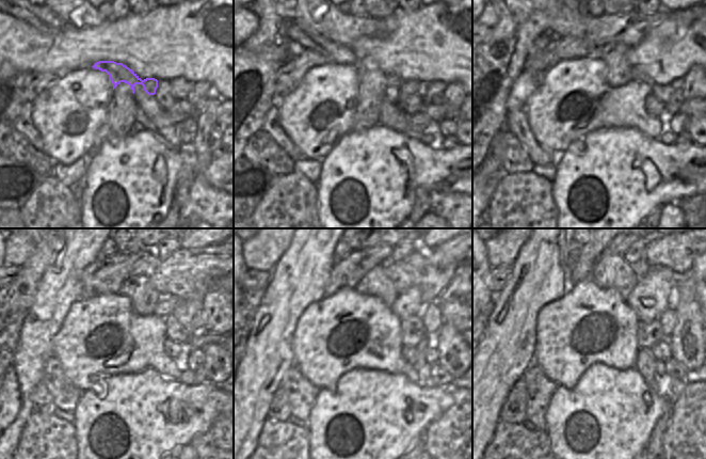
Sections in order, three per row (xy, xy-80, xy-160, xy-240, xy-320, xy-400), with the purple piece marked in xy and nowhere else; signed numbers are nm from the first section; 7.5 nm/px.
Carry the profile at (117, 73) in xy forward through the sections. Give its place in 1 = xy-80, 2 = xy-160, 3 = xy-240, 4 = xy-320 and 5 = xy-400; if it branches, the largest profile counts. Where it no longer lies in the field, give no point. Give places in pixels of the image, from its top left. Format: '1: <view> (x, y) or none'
1: xy-80 (339, 53)
2: xy-160 (638, 74)
3: xy-240 (165, 305)
4: xy-320 (411, 302)
5: xy-400 (654, 293)

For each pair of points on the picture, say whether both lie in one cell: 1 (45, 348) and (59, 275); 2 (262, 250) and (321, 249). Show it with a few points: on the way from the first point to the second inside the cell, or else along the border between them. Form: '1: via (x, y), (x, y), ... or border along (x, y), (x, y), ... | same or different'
1: via (45, 330), (45, 316), (54, 294) | same
2: border along (291, 239), (288, 249), (271, 270) | different

